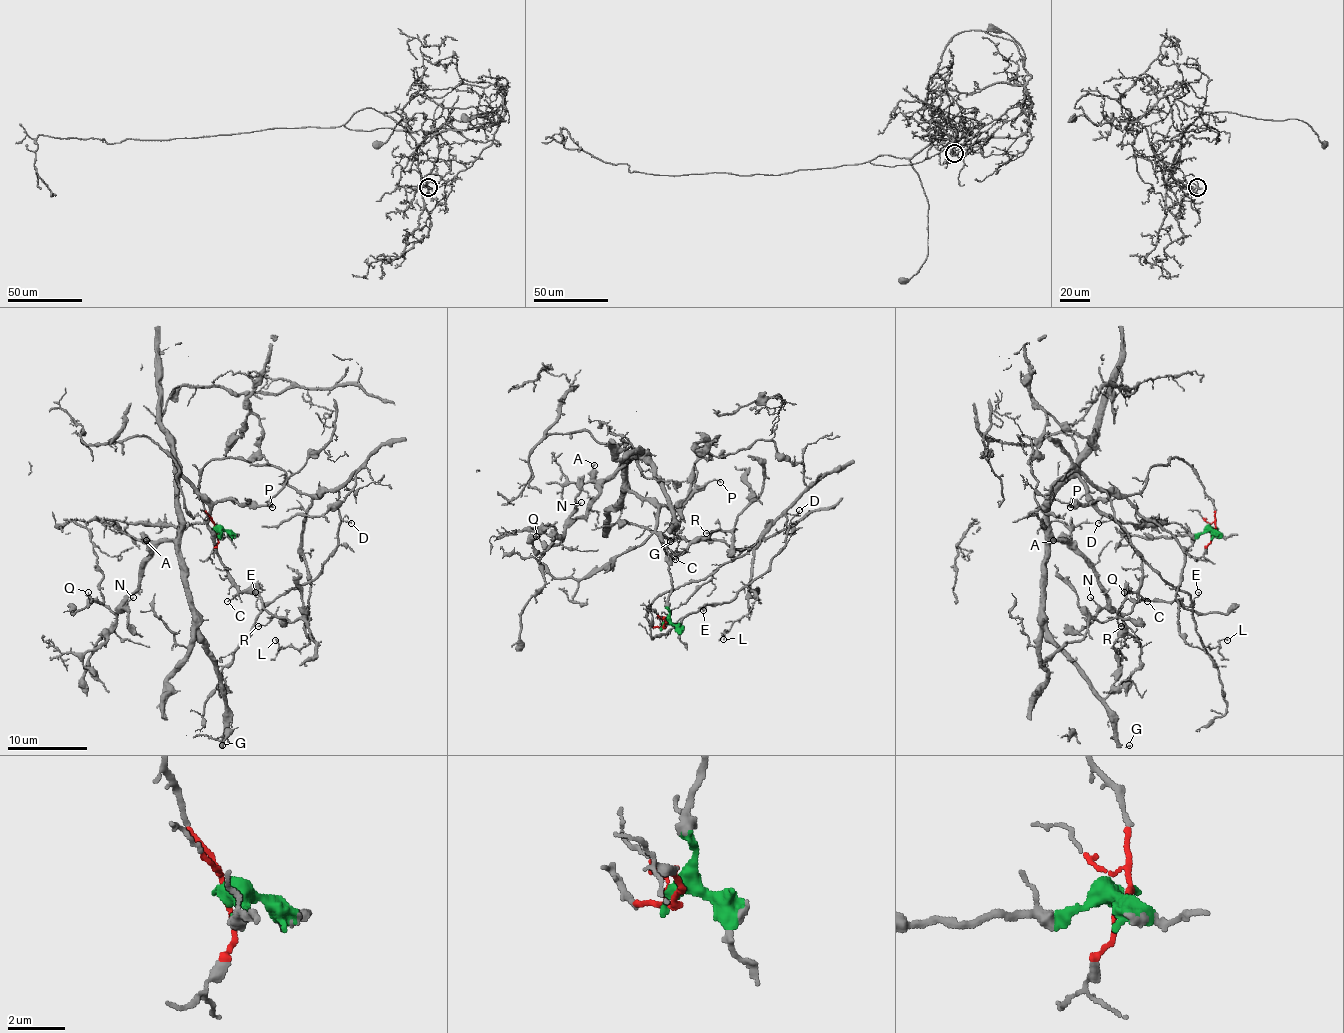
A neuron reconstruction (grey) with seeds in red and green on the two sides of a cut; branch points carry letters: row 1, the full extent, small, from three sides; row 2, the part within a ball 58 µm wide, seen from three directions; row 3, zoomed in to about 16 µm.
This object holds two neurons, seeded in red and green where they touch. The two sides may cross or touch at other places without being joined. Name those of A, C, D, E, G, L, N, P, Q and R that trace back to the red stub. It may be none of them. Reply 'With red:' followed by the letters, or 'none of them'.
With red: D, E, L

